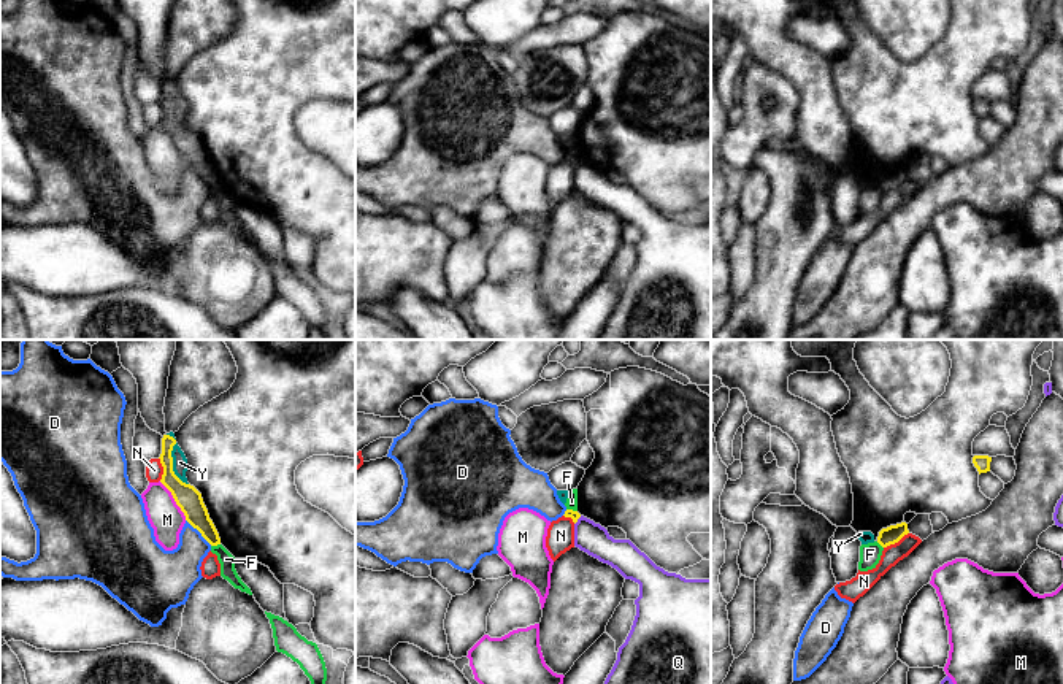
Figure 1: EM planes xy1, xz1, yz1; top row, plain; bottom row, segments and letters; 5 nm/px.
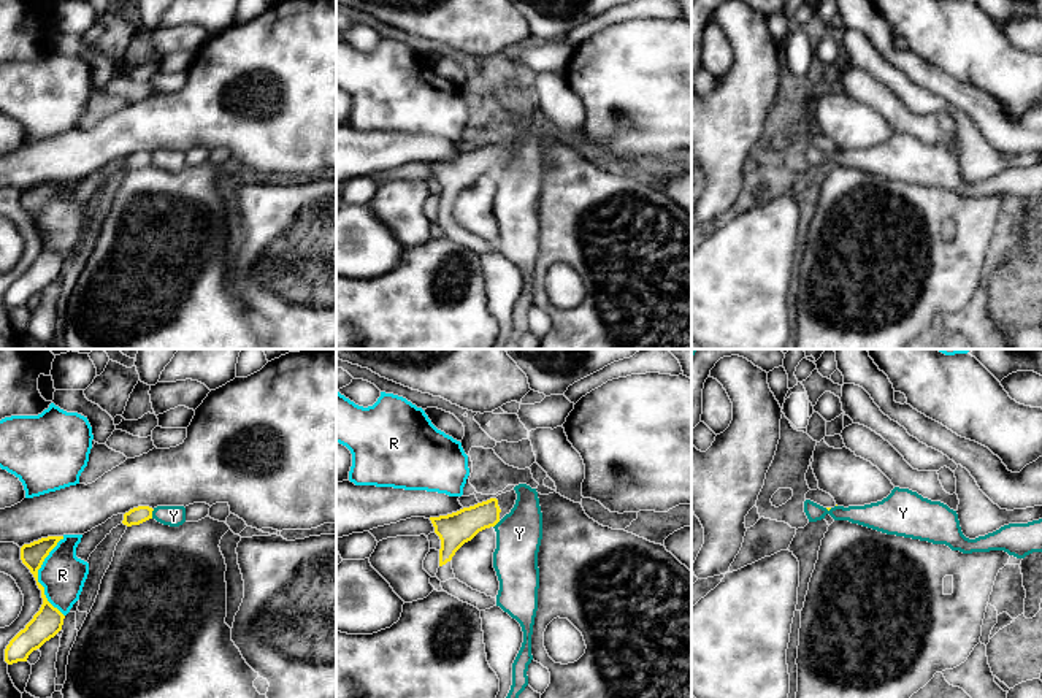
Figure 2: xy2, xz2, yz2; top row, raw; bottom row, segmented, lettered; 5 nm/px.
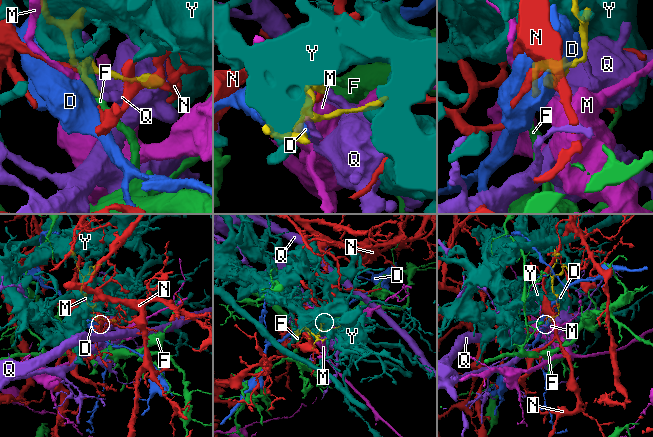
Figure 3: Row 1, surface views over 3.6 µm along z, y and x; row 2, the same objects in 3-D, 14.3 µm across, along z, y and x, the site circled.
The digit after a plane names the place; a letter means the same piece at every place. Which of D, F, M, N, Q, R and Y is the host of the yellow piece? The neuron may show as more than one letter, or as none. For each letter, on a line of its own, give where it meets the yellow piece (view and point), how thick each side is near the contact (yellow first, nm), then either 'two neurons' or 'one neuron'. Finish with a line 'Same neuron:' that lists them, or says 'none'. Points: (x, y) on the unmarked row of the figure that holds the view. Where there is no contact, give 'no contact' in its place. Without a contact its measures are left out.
D: meets yellow in xy1 at (199, 175); 120 nm thick on the yellow side, 240 nm on the other; two neurons
F: meets yellow in xy1 at (214, 189); 120 nm thick on the yellow side, 80 nm on the other; two neurons
M: meets yellow in xy1 at (175, 145); 120 nm thick on the yellow side, 170 nm on the other; two neurons
N: meets yellow in yz1 at (895, 186); 90 nm thick on the yellow side, 100 nm on the other; two neurons
Q: meets yellow in xz1 at (576, 165); 50 nm thick on the yellow side, 160 nm on the other; two neurons
R: meets yellow in xy2 at (37, 221); 150 nm thick on the yellow side, 240 nm on the other; two neurons
Y: meets yellow in xy1 at (172, 110); 120 nm thick on the yellow side, 80 nm on the other; two neurons
Same neuron: none

